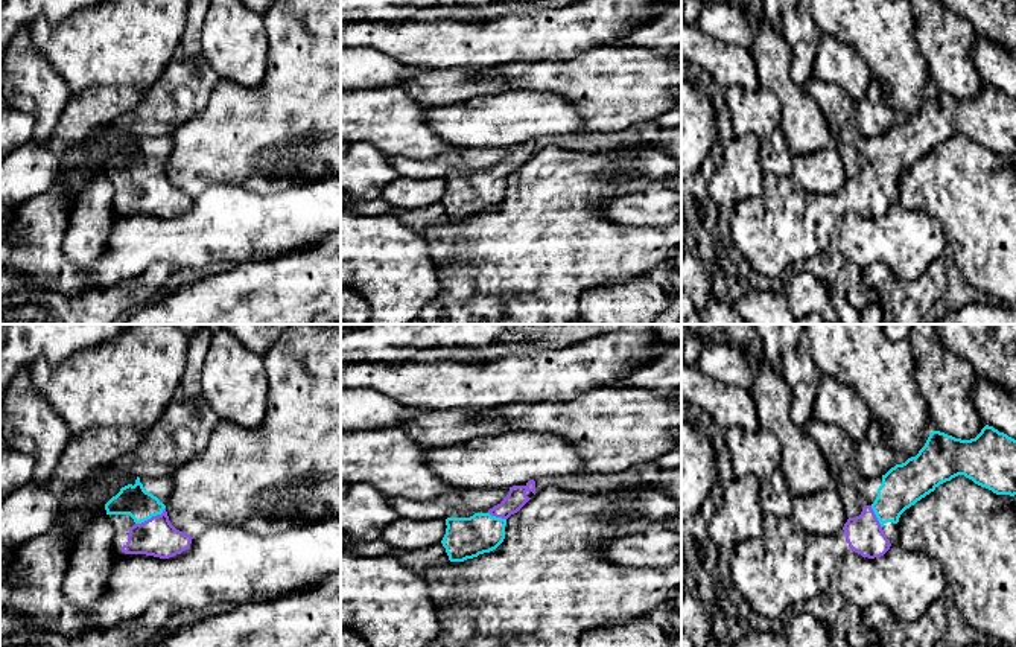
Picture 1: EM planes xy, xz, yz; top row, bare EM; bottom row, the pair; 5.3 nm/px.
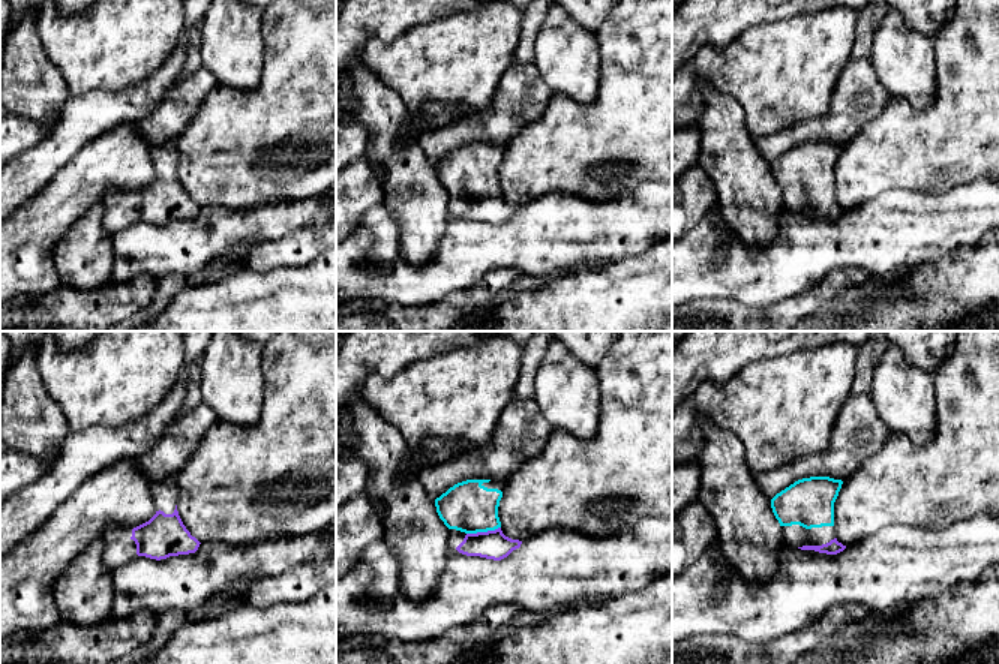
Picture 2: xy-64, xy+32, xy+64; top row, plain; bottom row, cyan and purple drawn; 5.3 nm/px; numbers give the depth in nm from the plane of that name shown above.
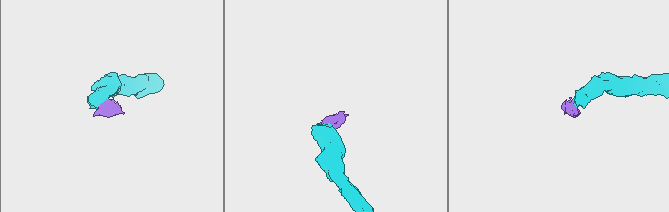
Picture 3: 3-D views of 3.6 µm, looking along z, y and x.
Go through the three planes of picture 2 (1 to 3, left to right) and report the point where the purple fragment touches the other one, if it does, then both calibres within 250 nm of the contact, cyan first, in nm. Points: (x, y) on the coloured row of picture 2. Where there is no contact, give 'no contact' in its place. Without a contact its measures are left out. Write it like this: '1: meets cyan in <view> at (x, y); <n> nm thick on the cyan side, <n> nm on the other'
1: no contact
2: meets cyan in xy+32 at (483, 531); 280 nm thick on the cyan side, 160 nm on the other
3: no contact

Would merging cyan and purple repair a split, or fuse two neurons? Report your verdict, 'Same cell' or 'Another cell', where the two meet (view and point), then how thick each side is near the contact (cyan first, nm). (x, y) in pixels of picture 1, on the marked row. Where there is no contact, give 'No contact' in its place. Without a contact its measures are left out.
Same cell. Touches cyan at xy (151, 516). Thickness 160 nm (cyan) against 200 nm

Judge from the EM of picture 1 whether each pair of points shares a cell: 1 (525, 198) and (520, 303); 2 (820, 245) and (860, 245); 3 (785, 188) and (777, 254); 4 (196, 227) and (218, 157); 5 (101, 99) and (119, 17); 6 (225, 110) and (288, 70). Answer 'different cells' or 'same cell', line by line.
1: same cell
2: different cells
3: same cell
4: different cells
5: different cells
6: same cell

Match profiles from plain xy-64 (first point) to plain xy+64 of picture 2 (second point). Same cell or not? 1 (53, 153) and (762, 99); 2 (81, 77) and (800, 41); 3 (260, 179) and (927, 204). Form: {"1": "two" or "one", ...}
{"1": "two", "2": "one", "3": "two"}

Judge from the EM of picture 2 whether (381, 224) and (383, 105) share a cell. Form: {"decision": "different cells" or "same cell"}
{"decision": "different cells"}

